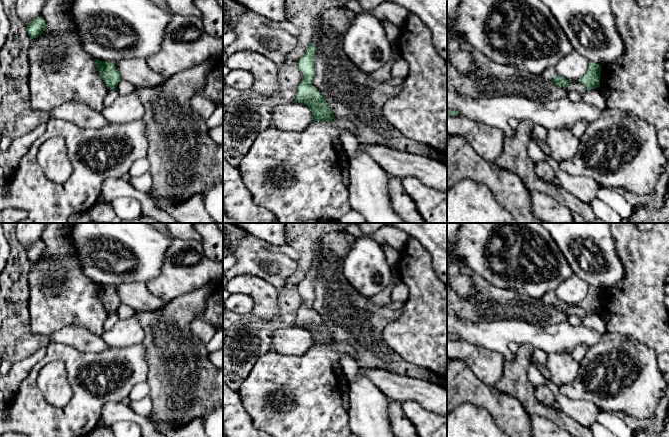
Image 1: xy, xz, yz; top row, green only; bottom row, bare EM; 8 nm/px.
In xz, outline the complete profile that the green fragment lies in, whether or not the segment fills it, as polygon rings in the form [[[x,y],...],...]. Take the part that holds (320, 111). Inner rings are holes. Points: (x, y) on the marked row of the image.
[[[311,43],[304,55],[297,61],[303,80],[297,88],[294,101],[306,105],[311,110],[313,122],[331,122],[334,119],[332,110],[328,107],[323,95],[312,85],[315,76],[315,49],[315,44]]]

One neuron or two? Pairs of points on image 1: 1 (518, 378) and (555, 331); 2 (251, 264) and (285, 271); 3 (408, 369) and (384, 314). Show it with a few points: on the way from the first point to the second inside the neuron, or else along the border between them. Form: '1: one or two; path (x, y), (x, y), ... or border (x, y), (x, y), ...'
1: two; border (519, 343), (530, 343), (534, 347)
2: one; path (259, 271), (268, 277), (277, 277)
3: one; path (393, 361), (376, 344), (376, 329)

